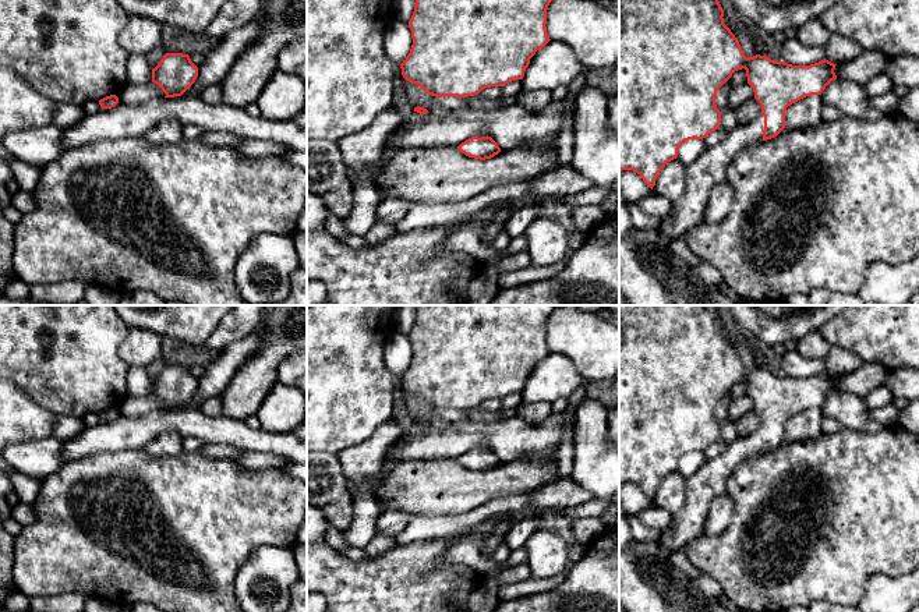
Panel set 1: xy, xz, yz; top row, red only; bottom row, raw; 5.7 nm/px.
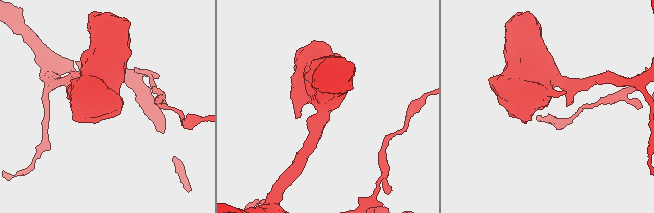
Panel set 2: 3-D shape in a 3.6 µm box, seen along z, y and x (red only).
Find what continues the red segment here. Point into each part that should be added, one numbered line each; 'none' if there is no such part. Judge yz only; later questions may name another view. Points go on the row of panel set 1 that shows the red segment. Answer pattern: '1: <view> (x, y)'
1: yz (710, 169)

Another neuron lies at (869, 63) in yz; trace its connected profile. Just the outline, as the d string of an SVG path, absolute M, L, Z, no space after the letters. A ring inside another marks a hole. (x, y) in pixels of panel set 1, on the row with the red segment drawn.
M863 50L852 61L844 61L835 66L838 79L848 79L865 85L874 75L886 71L890 57L879 50Z

